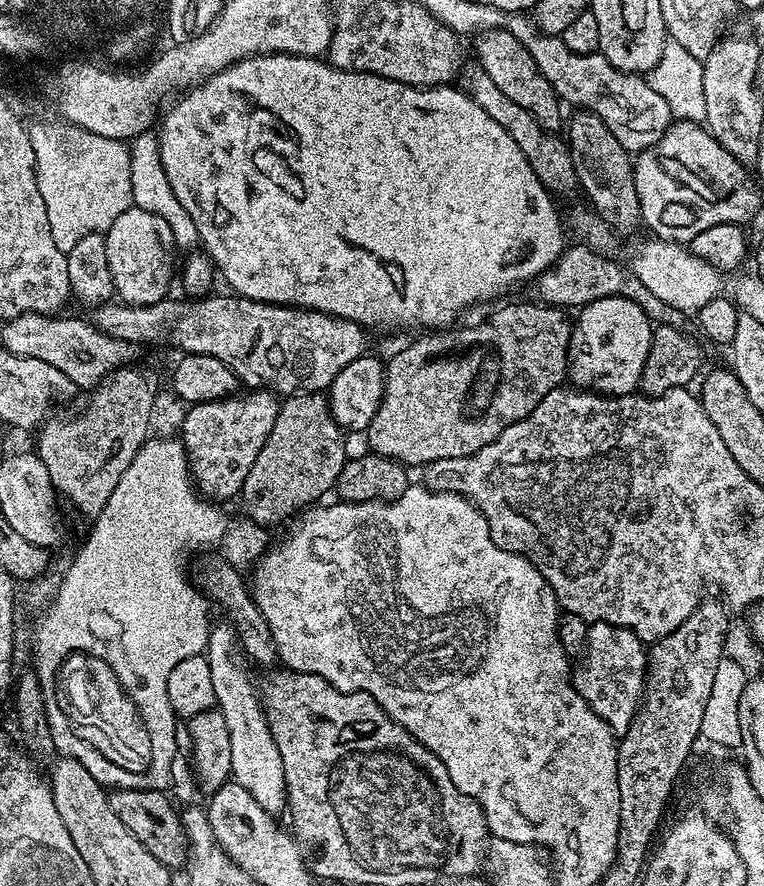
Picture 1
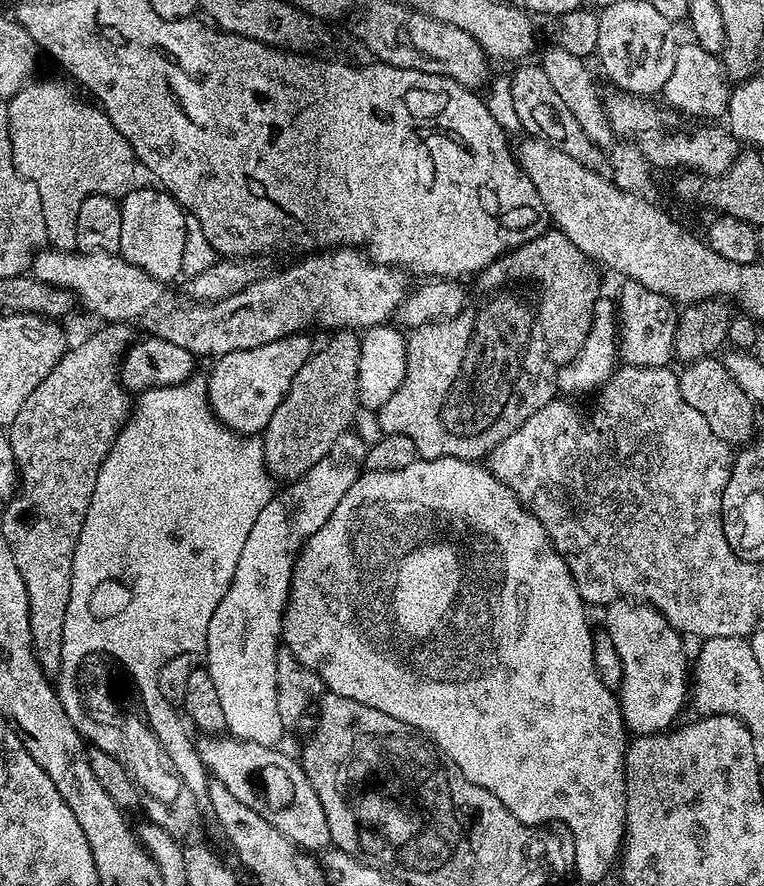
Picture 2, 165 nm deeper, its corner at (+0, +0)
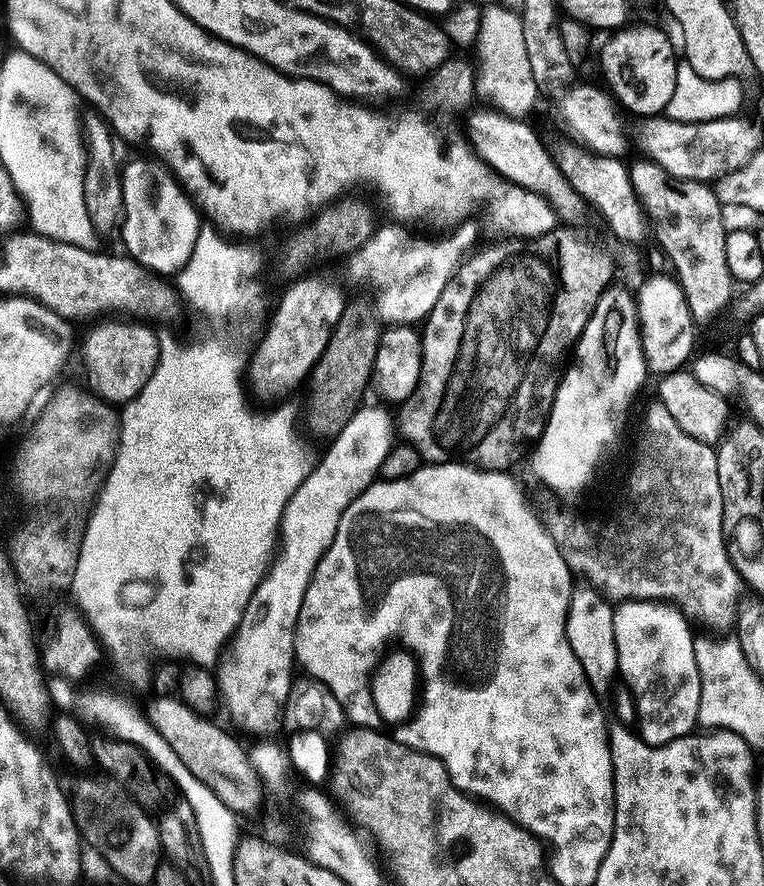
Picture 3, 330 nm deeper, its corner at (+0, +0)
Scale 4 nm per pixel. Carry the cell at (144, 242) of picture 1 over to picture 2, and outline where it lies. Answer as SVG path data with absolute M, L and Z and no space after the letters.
M155 187L139 188L123 197L120 204L122 238L119 255L144 272L148 272L155 280L172 282L168 280L184 272L182 256L186 250L188 233L186 213L179 202L167 192Z

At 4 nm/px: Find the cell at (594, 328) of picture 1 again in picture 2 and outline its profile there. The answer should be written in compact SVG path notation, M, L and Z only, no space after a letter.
M621 283L618 288L618 356L630 368L663 368L673 359L673 344L677 313L665 296L640 285L627 288Z

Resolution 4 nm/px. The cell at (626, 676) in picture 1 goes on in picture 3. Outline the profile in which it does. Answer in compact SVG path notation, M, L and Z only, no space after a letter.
M626 600L615 605L614 642L618 650L618 676L622 681L623 687L632 691L632 697L636 703L638 735L647 744L669 744L678 738L689 735L695 729L692 727L697 727L700 718L700 695L702 694L702 686L698 678L698 662L694 658L694 632L688 629L688 623L690 623L689 617L677 605L671 602L661 602L658 600Z

